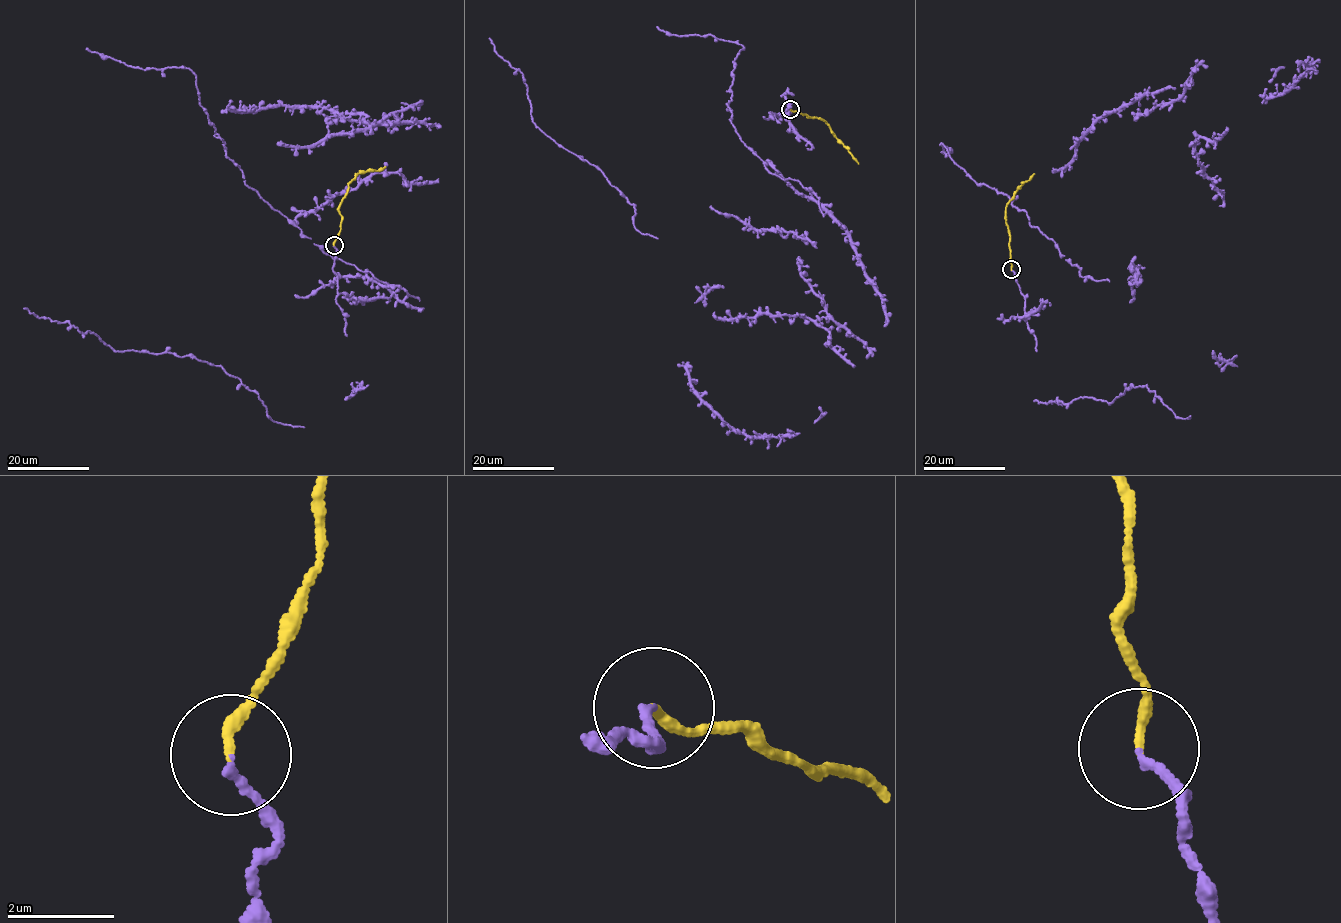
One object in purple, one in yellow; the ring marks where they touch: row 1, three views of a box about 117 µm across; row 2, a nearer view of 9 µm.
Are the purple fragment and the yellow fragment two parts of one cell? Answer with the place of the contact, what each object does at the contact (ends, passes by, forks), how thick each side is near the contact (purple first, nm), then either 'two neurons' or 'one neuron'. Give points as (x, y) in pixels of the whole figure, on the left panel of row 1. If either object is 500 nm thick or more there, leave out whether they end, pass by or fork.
(334, 245) | purple ends | yellow ends | 130/190 nm | one neuron

